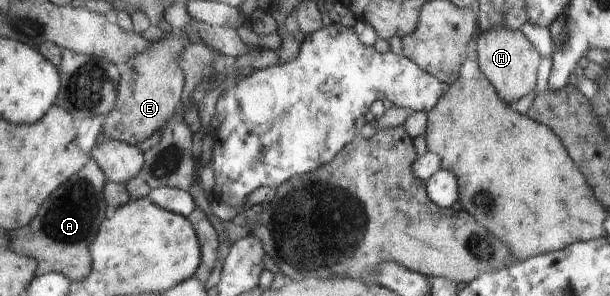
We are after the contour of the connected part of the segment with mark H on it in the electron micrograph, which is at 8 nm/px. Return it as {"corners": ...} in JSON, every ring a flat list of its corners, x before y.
{"corners":[[496,29,481,31,477,40,477,60,480,71,485,78,495,86,499,95,504,96,504,102,516,102,534,91,536,87,536,74,540,64,538,50,530,44,528,38,518,29]]}

